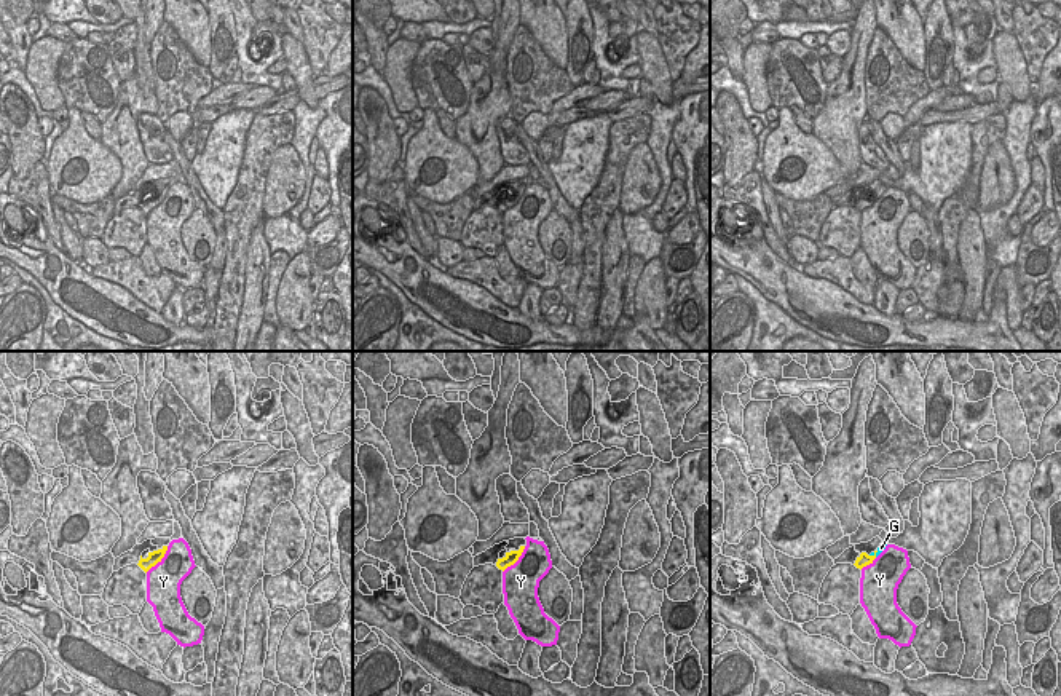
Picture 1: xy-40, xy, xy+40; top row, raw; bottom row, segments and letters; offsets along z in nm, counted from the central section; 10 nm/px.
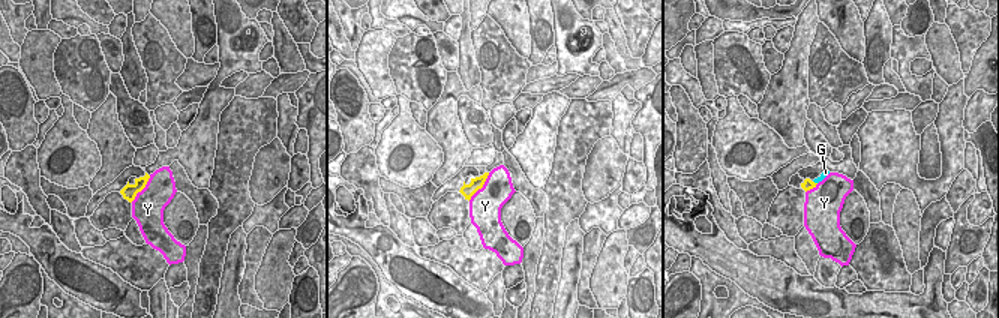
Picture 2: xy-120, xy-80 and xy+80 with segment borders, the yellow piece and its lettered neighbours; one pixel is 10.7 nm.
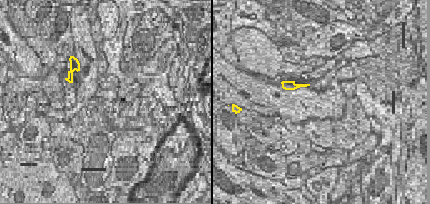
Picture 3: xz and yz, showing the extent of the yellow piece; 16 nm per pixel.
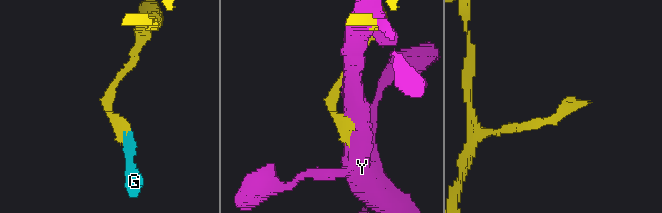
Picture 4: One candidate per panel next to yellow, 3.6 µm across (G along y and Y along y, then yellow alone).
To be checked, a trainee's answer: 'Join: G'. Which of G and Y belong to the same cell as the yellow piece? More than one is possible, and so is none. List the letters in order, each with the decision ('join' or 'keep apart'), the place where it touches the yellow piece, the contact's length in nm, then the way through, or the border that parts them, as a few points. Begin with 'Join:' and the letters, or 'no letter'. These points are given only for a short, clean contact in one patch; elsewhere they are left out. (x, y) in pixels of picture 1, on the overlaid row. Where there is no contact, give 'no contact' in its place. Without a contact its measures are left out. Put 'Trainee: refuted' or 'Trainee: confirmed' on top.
Trainee: confirmed
Join: G
G: join; contact xy+40 (875, 553); length 110 nm; way xy+40 (863, 559), (875, 553), (881, 548)
Y: keep apart; contact xy-40 (158, 561); length 360 nm

